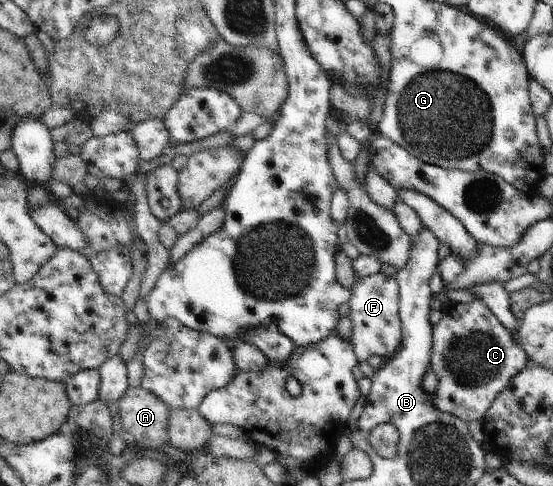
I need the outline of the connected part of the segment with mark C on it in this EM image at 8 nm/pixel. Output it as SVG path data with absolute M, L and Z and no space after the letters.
M485 303L450 304L432 329L430 369L439 377L439 387L433 394L435 407L465 423L481 422L507 383L528 367L528 360L515 334L499 323Z

